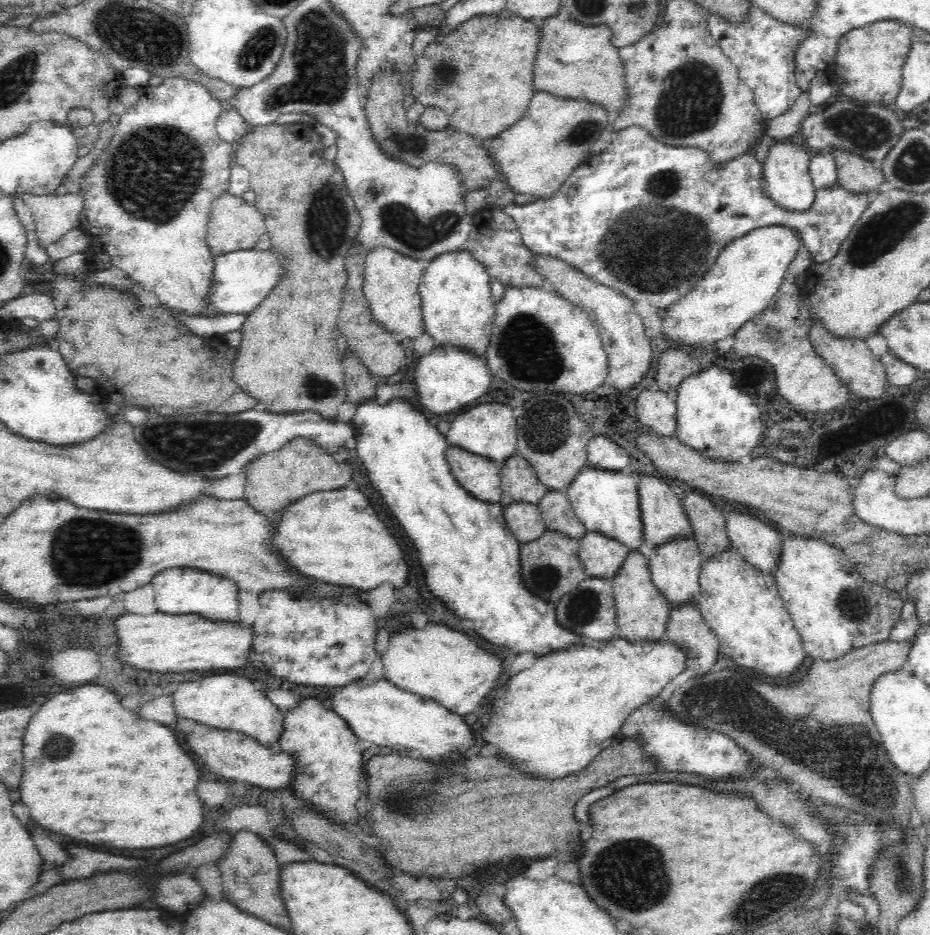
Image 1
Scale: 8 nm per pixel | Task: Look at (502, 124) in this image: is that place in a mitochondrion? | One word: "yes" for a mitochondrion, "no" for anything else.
no

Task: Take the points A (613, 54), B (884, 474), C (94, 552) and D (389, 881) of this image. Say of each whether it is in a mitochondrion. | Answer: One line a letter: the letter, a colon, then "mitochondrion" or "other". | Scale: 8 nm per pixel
A: other
B: other
C: mitochondrion
D: other

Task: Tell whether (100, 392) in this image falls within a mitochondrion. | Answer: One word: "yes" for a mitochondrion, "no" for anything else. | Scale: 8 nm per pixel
no

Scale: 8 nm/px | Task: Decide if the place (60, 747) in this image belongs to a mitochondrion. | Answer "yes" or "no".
yes

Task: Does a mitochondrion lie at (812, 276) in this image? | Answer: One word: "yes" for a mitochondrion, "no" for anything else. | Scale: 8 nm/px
no

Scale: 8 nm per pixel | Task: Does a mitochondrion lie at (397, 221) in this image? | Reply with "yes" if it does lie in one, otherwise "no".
yes

